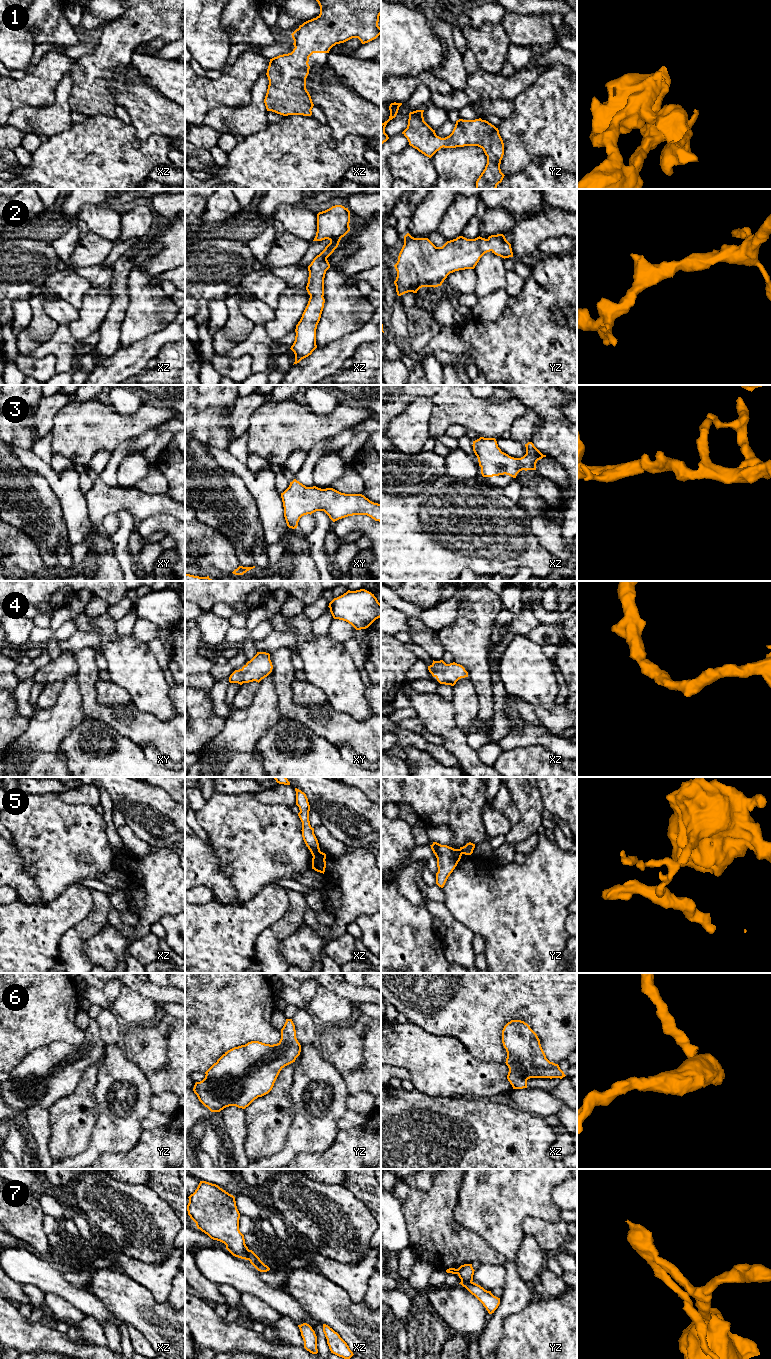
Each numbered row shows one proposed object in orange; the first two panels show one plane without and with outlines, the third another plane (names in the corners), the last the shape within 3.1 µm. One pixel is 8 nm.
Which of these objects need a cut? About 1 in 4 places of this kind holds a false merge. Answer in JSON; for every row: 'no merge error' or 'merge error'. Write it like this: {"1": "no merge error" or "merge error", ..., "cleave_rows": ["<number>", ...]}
{"1": "no merge error", "2": "no merge error", "3": "no merge error", "4": "no merge error", "5": "merge error", "6": "no merge error", "7": "merge error", "cleave_rows": ["5", "7"]}

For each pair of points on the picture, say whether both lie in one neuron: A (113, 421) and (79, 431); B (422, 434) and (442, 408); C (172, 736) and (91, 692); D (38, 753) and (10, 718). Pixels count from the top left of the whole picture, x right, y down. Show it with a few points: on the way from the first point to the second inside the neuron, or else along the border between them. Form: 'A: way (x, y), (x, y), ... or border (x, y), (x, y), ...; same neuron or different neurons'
A: way (105, 426), (87, 428); same neuron
B: border (433, 403), (428, 425), (430, 436); different neurons
C: way (149, 730), (131, 722), (116, 722), (104, 713); same neuron
D: border (29, 718), (27, 728), (10, 743); different neurons

